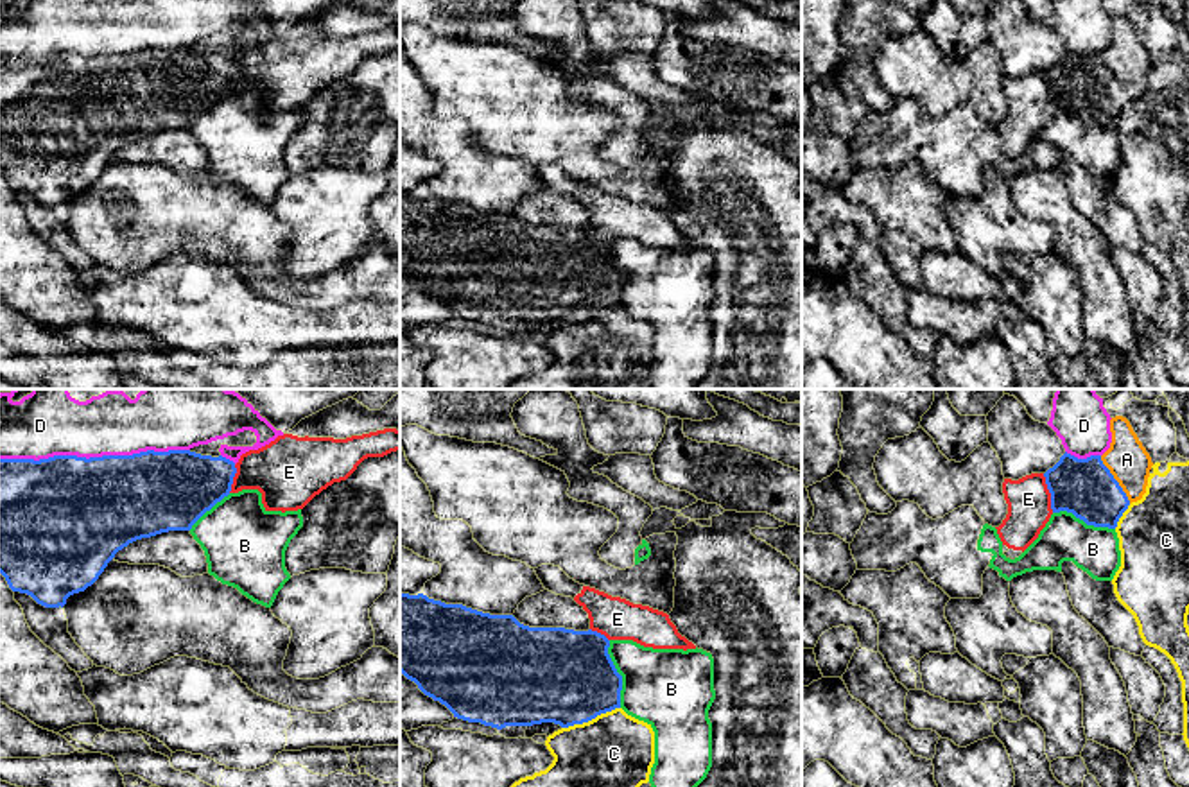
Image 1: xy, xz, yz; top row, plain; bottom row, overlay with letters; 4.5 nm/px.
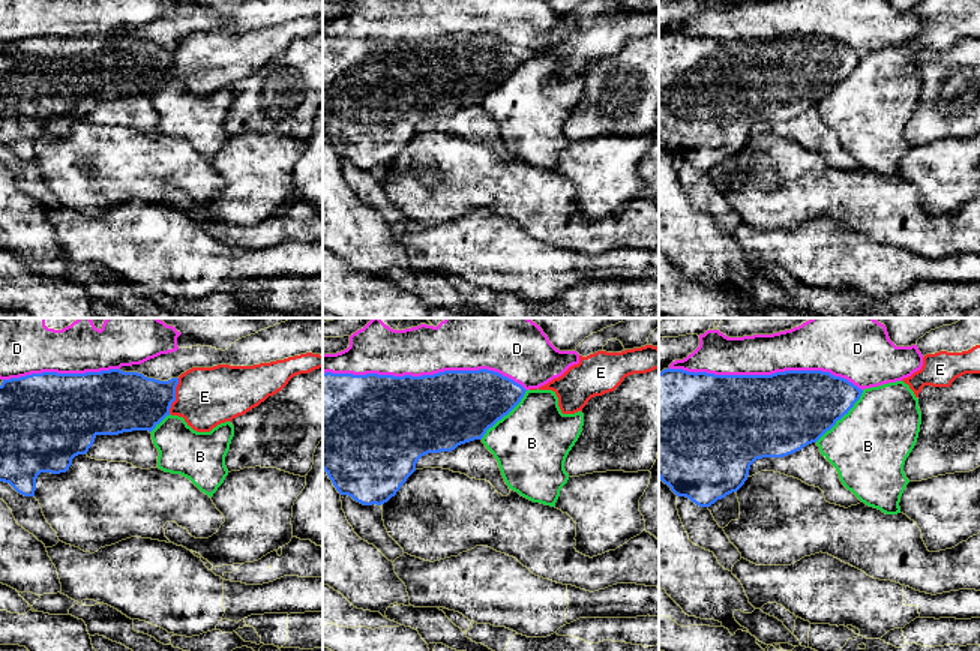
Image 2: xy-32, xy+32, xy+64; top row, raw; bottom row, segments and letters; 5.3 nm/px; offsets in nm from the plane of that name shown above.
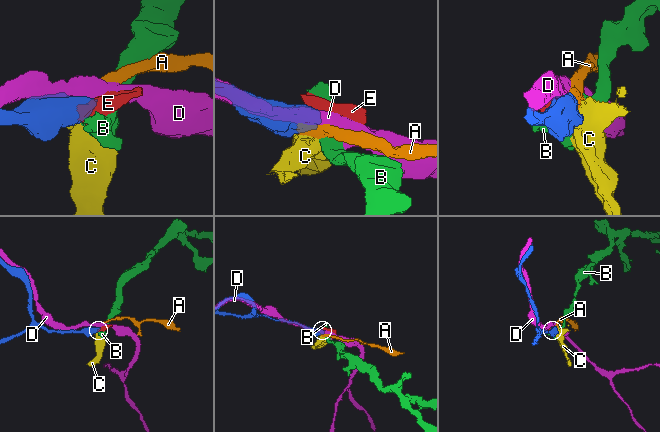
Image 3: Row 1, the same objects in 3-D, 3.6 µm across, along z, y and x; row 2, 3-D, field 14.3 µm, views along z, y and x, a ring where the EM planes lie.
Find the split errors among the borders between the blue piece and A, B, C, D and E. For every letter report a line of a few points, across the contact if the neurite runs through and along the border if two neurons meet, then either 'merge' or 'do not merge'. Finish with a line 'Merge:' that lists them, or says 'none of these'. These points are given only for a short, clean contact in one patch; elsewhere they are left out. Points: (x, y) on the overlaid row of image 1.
A: merge
B: line xz (608, 640), (608, 657), (621, 676), (621, 707); do not merge
C: line xz (619, 707), (562, 728); do not merge
D: do not merge
E: line yz (1042, 474), (1053, 511); do not merge
Merge: A

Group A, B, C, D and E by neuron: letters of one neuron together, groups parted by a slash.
A / B / C / D / E

